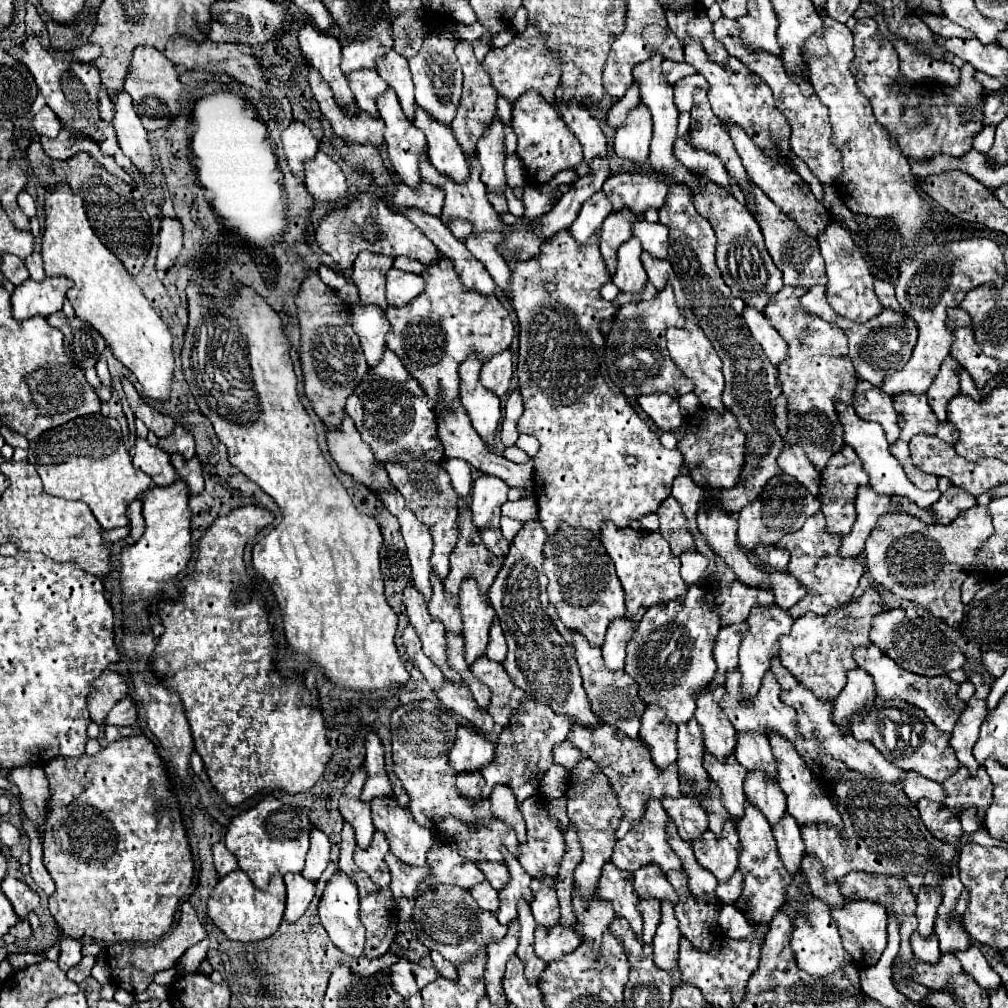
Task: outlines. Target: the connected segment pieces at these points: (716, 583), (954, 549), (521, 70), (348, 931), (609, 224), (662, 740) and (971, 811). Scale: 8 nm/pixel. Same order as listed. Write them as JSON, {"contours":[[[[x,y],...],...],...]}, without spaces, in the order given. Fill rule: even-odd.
{"contours":[[[[715,555],[715,573],[711,579],[711,589],[723,625],[741,623],[749,617],[749,611],[755,605],[769,607],[775,601],[771,589],[749,587],[741,583],[737,575],[731,569],[727,569],[727,563],[719,555]]],[[[983,505],[961,511],[951,525],[927,525],[899,511],[885,513],[865,543],[867,571],[875,585],[915,601],[947,625],[957,625],[963,619],[961,585],[971,575],[975,557],[993,531],[989,509]]],[[[527,23],[527,29],[521,33],[515,33],[511,43],[507,43],[501,49],[491,49],[487,53],[487,57],[483,59],[483,69],[487,69],[487,73],[491,75],[495,89],[501,95],[505,95],[511,103],[517,101],[529,89],[539,91],[549,103],[553,103],[555,89],[561,77],[561,59],[547,49],[549,49],[547,37],[537,27]],[[527,63],[531,63],[531,67]]],[[[337,871],[325,887],[325,893],[319,901],[319,919],[329,935],[329,939],[343,949],[343,953],[351,955],[351,957],[359,957],[363,953],[365,947],[365,927],[359,919],[359,899],[357,899],[357,885],[355,881],[351,881],[351,877],[347,877],[345,873]]],[[[619,209],[609,213],[601,227],[601,255],[611,273],[615,273],[615,253],[623,241],[631,237],[631,225],[637,221],[637,215],[631,209]]],[[[645,705],[639,737],[647,743],[651,757],[659,767],[667,767],[677,761],[675,735],[677,725],[667,721],[663,709],[659,705]]],[[[971,805],[965,809],[965,811],[960,816],[960,822],[964,831],[967,833],[975,833],[977,829],[984,825],[983,821],[976,819],[976,808]],[[977,827],[977,829],[975,829]]]]}

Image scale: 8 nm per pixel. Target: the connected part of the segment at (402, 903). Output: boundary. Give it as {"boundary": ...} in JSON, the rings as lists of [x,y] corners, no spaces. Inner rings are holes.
{"boundary":[[[406,898],[399,899],[397,902],[397,908],[399,909],[399,919],[401,919],[401,921],[411,919],[411,915],[413,915],[414,903],[414,900]]]}

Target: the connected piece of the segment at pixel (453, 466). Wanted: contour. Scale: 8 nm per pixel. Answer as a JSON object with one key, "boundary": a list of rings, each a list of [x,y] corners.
{"boundary":[[[443,459],[443,469],[449,473],[451,485],[455,487],[459,497],[467,497],[469,491],[471,491],[471,485],[473,485],[471,467],[467,465],[467,461],[463,461],[463,459]]]}

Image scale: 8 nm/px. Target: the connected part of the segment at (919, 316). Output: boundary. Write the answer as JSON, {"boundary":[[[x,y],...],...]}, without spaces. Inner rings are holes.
{"boundary":[[[965,239],[965,241],[949,241],[949,243],[931,243],[923,247],[921,253],[913,257],[905,257],[899,261],[899,277],[895,283],[897,301],[903,309],[907,309],[907,315],[915,319],[919,325],[919,339],[913,349],[911,359],[907,365],[899,371],[887,377],[883,383],[883,391],[889,395],[911,391],[911,393],[927,393],[929,385],[933,383],[935,375],[939,373],[939,367],[943,359],[947,357],[955,337],[953,329],[947,325],[947,307],[959,307],[965,293],[983,285],[1003,285],[1005,279],[1005,263],[1003,253],[991,239]]]}

